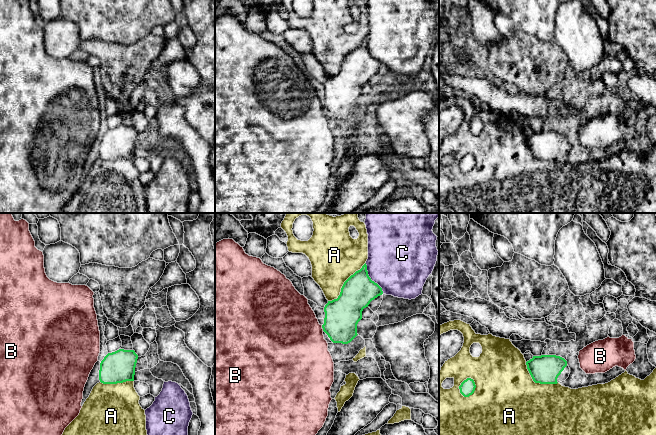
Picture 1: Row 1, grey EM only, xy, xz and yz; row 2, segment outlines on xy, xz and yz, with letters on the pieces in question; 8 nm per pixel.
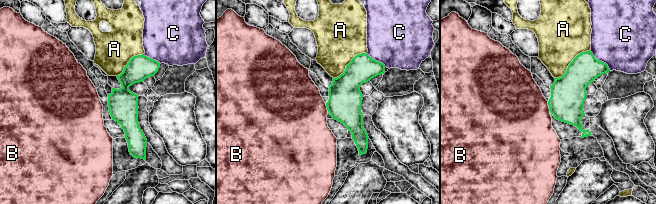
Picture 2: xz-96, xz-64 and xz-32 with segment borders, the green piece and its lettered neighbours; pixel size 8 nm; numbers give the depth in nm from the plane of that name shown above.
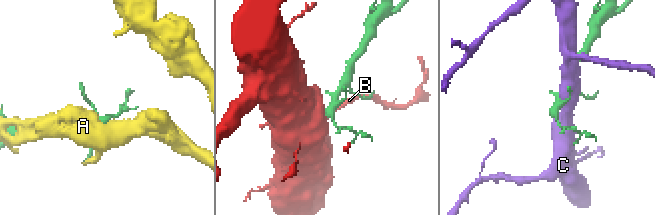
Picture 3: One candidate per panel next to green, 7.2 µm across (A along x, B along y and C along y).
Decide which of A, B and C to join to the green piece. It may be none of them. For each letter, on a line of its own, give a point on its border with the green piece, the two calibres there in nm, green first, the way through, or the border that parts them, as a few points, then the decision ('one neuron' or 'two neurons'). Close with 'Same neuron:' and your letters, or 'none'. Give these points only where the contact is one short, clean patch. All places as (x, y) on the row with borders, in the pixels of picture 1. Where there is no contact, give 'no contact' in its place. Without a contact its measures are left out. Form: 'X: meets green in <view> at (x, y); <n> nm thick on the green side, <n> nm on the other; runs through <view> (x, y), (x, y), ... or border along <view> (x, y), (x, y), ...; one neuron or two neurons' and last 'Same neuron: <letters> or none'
A: meets green in xz at (344, 283); 280 nm thick on the green side, 400 nm on the other; two neurons
B: meets green in xz at (322, 326); 280 nm thick on the green side, 480 nm on the other; runs through xz (342, 315), (331, 326), (322, 326), (304, 335), (293, 337); one neuron
C: meets green in xz at (370, 279); 260 nm thick on the green side, 460 nm on the other; two neurons
Same neuron: B

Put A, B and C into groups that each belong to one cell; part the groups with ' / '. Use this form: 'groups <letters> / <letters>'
groups A / B / C

